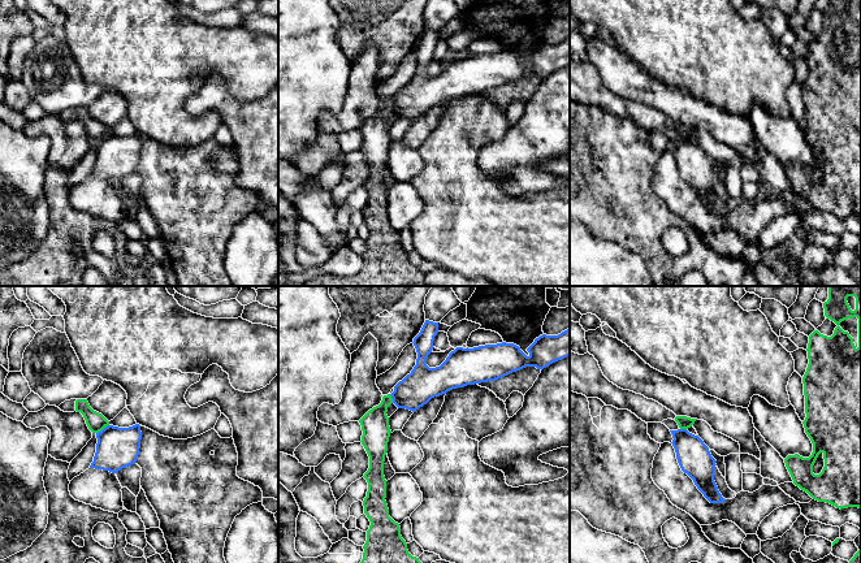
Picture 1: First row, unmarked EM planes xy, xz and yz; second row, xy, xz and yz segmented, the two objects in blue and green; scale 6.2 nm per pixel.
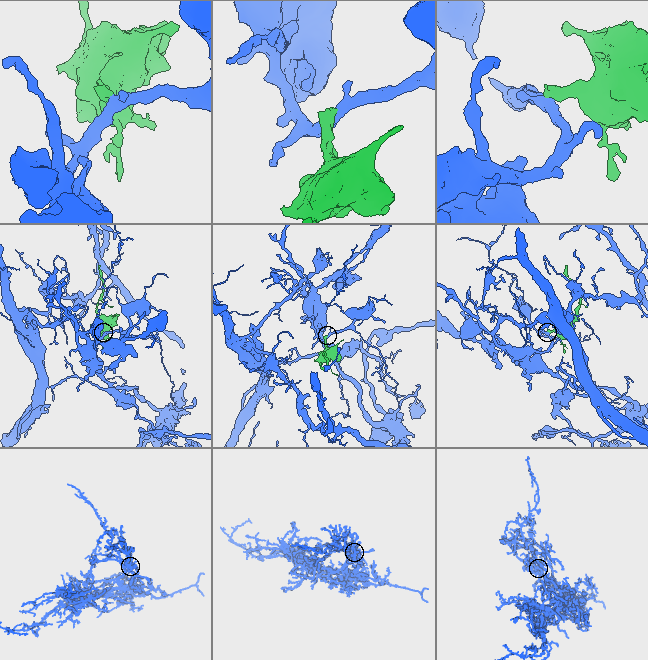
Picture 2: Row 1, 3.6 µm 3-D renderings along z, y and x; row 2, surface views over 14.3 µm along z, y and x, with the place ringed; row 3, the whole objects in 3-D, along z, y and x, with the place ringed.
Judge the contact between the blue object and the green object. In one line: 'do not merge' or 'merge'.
do not merge

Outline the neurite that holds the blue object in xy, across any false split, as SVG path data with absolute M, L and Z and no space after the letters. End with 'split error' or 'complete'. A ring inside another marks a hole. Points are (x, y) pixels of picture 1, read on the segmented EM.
M139 424L129 428L108 425L96 433L96 438L96 452L90 468L117 473L135 464L142 439Z | complete

